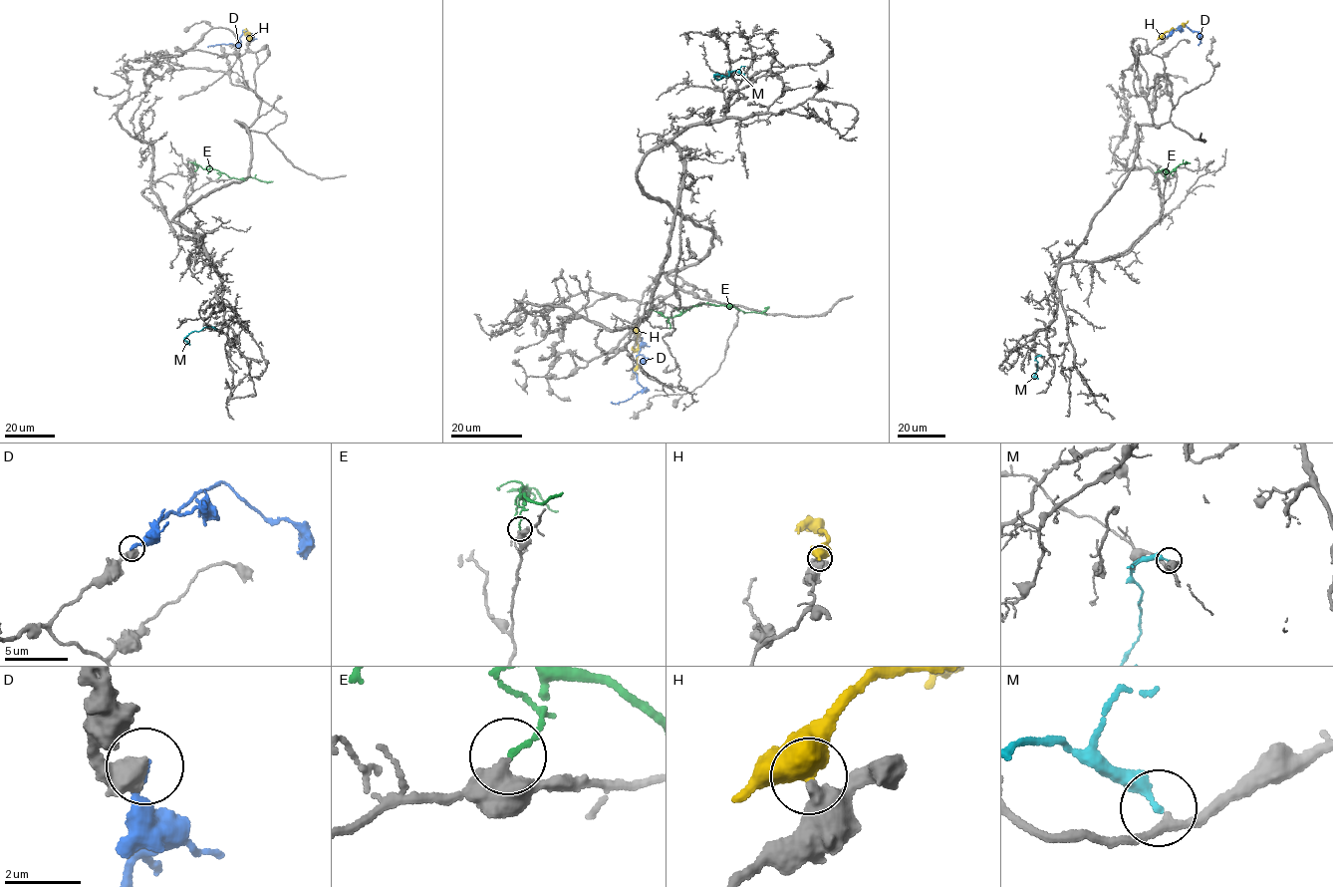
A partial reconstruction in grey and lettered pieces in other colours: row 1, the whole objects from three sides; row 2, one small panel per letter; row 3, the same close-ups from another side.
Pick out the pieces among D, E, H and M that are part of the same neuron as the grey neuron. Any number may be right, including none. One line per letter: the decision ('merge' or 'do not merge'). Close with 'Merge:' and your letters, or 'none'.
D: do not merge
E: do not merge
H: do not merge
M: merge
Merge: M

